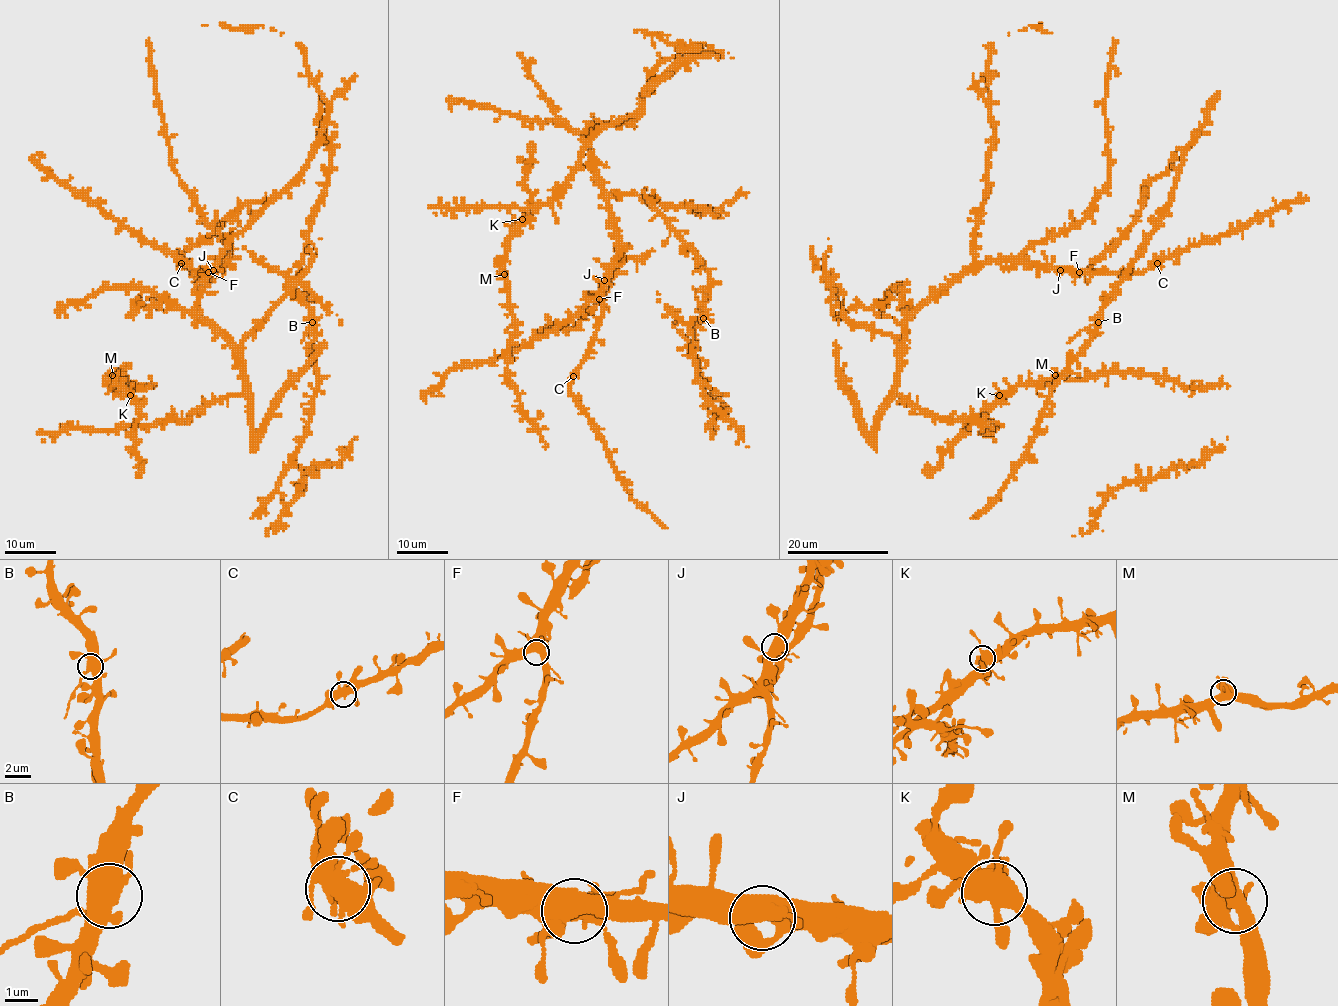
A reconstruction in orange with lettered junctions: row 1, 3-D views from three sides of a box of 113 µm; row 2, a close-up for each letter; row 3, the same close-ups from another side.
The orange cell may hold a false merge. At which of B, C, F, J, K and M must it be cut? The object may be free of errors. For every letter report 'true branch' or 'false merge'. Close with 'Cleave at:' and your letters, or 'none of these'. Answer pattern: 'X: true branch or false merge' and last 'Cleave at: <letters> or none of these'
B: false merge
C: true branch
F: true branch
J: true branch
K: true branch
M: true branch
Cleave at: B

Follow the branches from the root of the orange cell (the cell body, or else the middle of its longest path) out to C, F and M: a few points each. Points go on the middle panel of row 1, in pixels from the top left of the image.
C: (612, 207), (612, 226), (617, 236), (616, 266), (603, 286), (603, 314), (588, 357), (573, 376)
F: (612, 207), (612, 226), (617, 236), (616, 266), (599, 299)
M: (612, 207), (588, 133), (636, 114), (604, 126), (566, 184), (529, 207), (509, 243), (504, 274)

